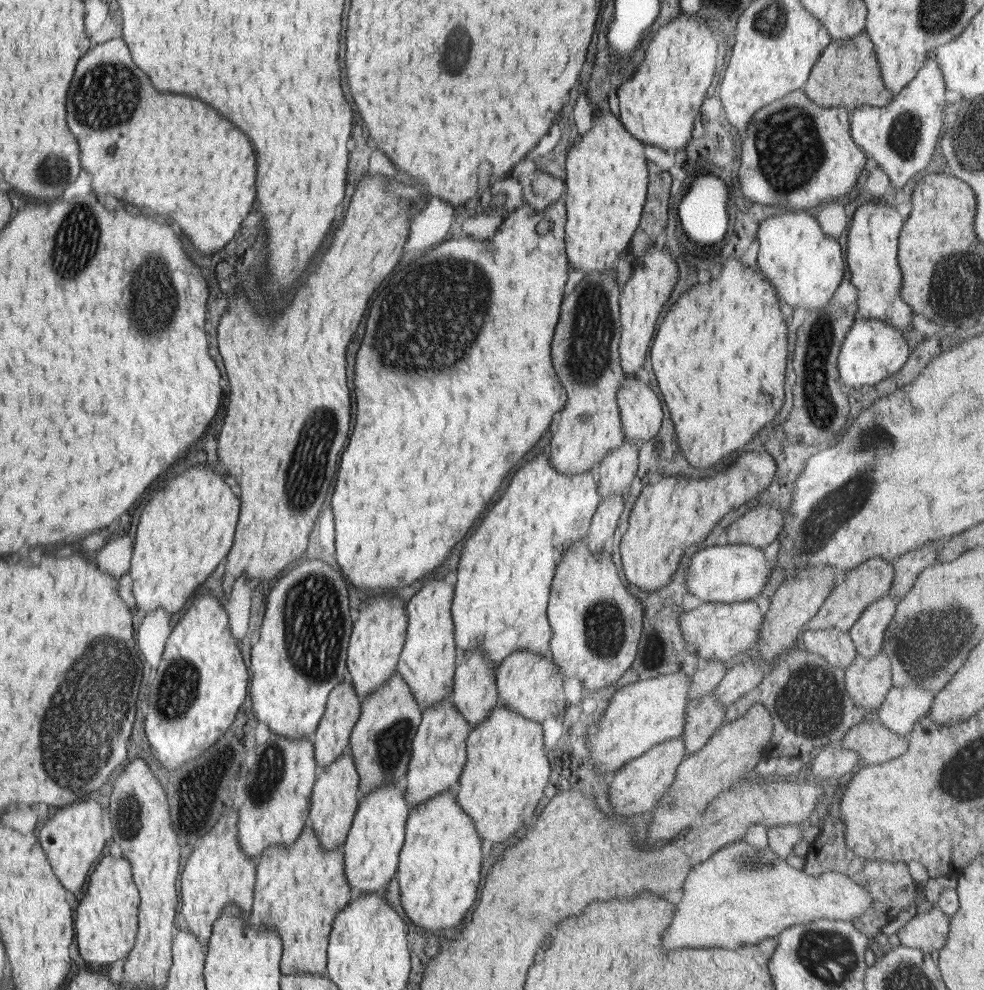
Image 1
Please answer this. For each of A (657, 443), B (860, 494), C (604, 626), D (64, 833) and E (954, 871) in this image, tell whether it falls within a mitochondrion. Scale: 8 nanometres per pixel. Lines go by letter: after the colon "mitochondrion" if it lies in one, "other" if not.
A: other
B: mitochondrion
C: mitochondrion
D: other
E: other

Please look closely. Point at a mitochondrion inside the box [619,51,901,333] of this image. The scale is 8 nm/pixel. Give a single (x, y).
(785, 159)

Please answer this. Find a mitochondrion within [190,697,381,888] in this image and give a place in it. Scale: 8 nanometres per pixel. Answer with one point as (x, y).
(271, 773)

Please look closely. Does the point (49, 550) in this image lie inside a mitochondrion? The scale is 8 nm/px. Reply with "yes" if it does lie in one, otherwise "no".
no

